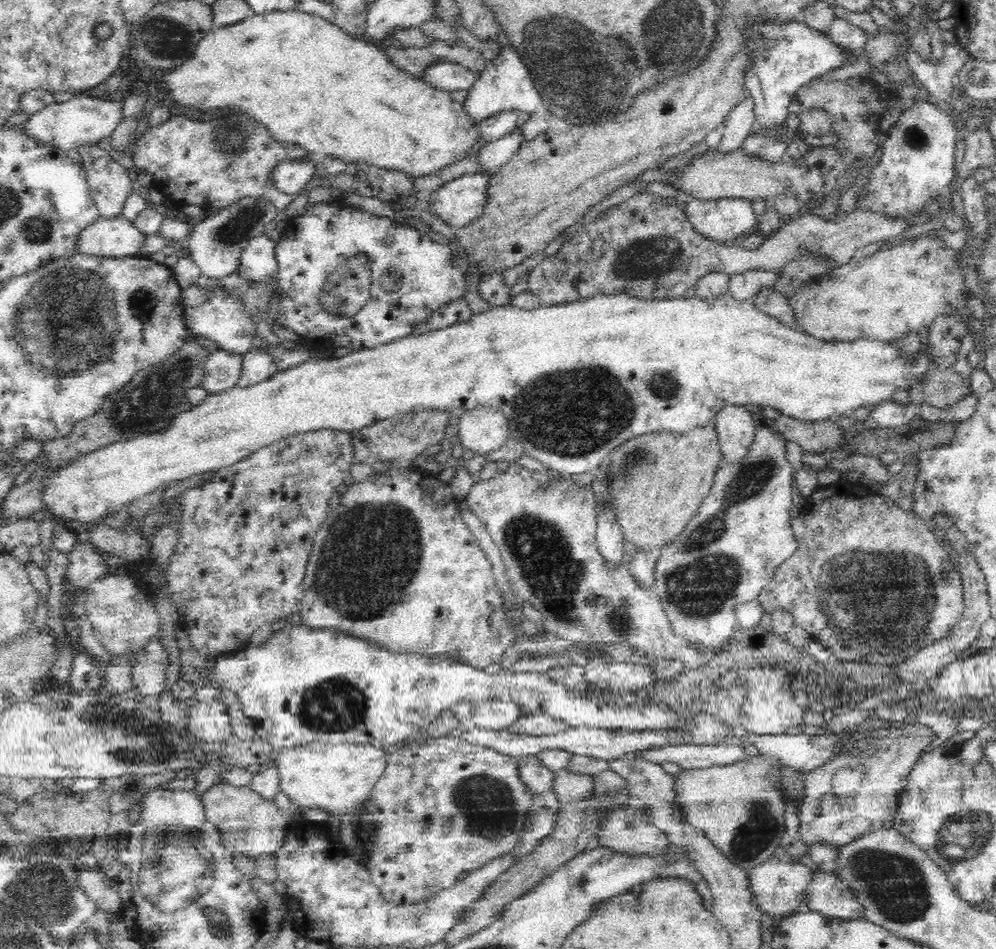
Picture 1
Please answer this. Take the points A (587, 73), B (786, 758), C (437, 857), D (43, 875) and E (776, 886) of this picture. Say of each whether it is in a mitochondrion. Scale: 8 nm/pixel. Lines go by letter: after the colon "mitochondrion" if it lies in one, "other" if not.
A: mitochondrion
B: other
C: other
D: mitochondrion
E: other

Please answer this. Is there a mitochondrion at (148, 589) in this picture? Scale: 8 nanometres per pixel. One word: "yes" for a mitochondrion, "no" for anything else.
no

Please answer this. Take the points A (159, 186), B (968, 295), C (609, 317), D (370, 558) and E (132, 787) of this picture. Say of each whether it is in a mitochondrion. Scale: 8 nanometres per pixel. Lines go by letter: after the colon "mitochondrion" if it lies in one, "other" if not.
A: other
B: other
C: other
D: mitochondrion
E: mitochondrion

